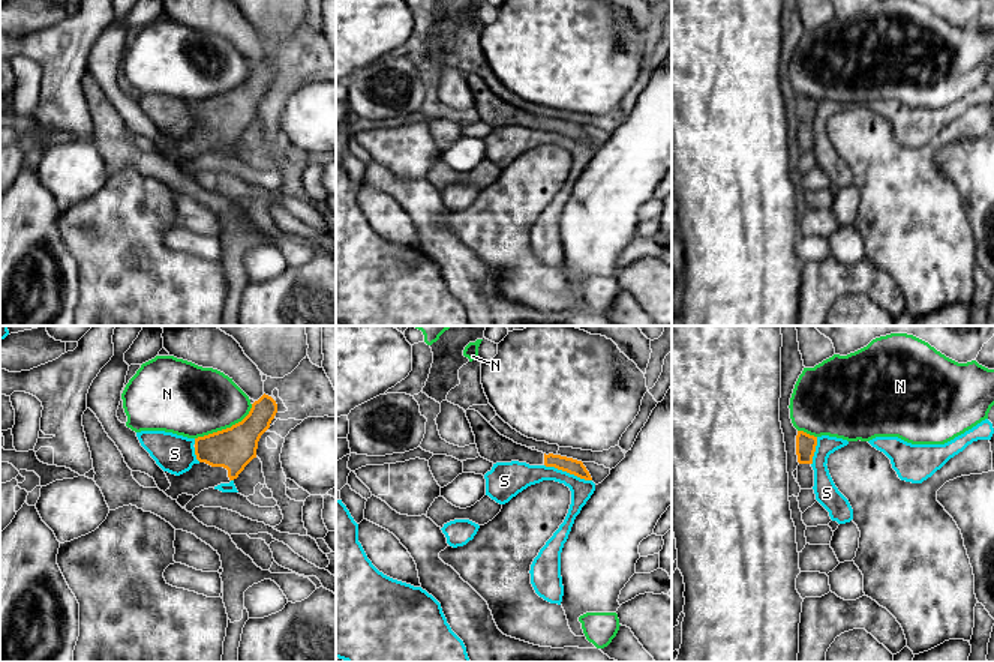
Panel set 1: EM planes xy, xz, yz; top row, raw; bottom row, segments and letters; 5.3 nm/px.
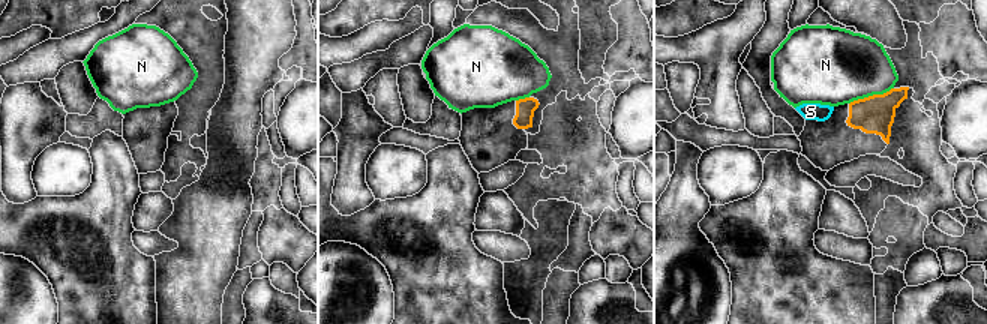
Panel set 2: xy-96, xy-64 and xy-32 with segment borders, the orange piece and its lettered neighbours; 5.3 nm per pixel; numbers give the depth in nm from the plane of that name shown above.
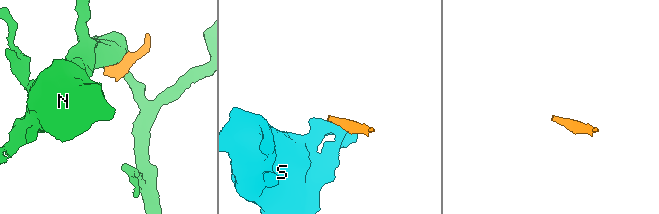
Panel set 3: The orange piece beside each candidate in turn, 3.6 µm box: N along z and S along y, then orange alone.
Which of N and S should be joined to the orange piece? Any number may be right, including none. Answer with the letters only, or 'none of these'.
none of these

